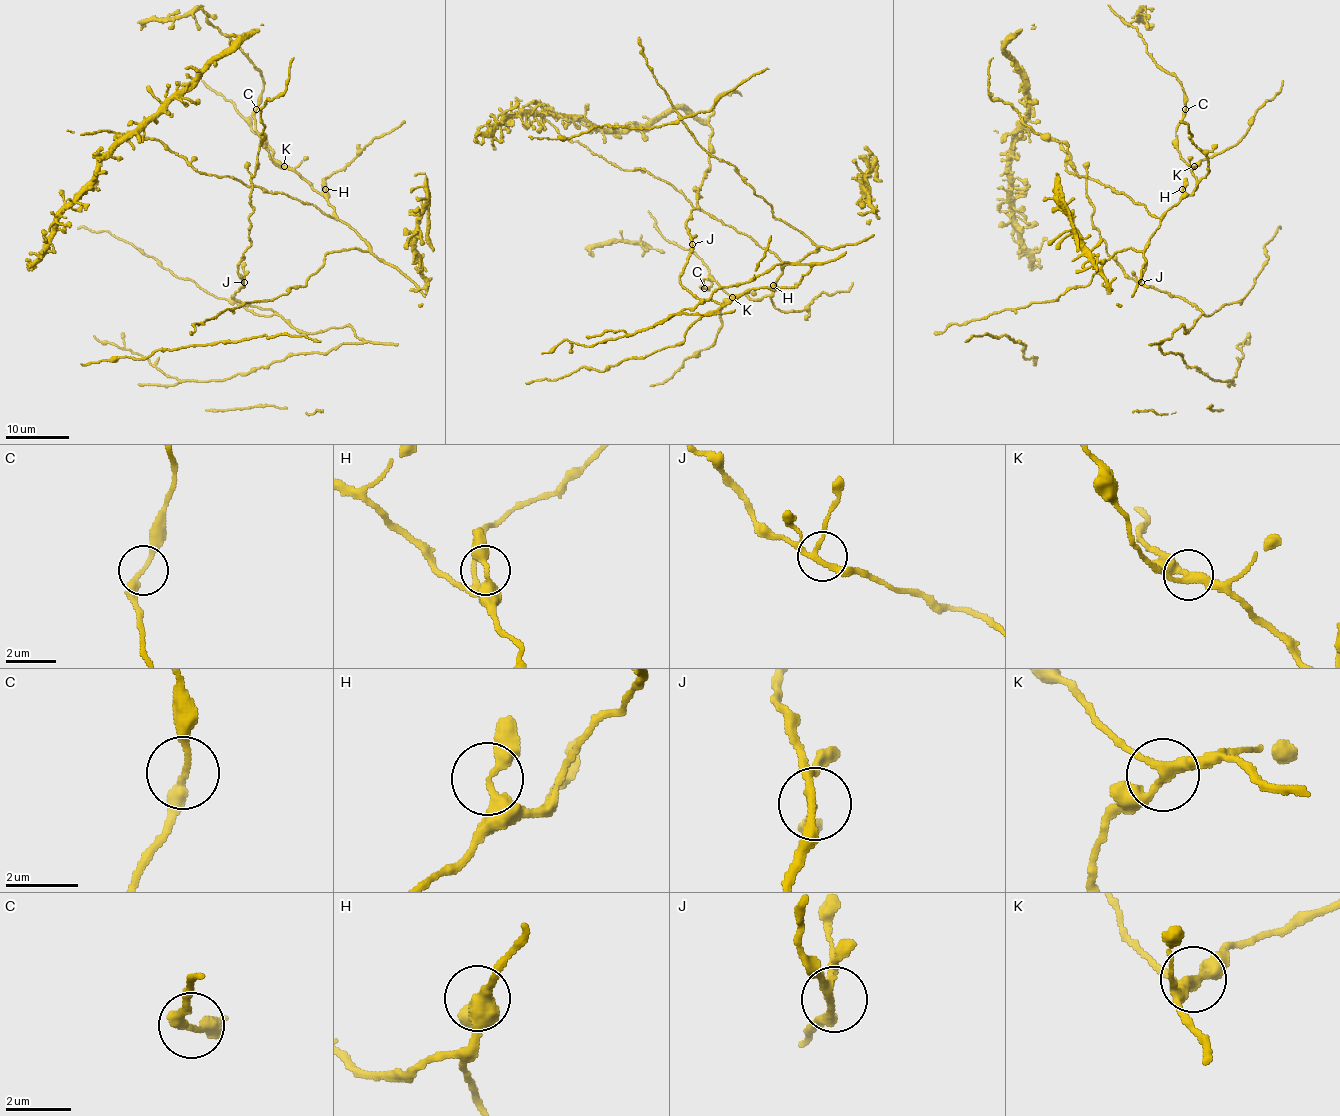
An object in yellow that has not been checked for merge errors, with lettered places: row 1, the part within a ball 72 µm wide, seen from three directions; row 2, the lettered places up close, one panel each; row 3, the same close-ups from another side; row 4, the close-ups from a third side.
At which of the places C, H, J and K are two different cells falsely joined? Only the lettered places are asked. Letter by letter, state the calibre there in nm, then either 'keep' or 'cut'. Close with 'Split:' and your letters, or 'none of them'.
C: 240 nm | keep
H: 320 nm | keep
J: 190 nm | keep
K: 280 nm | keep
Split: none of them

